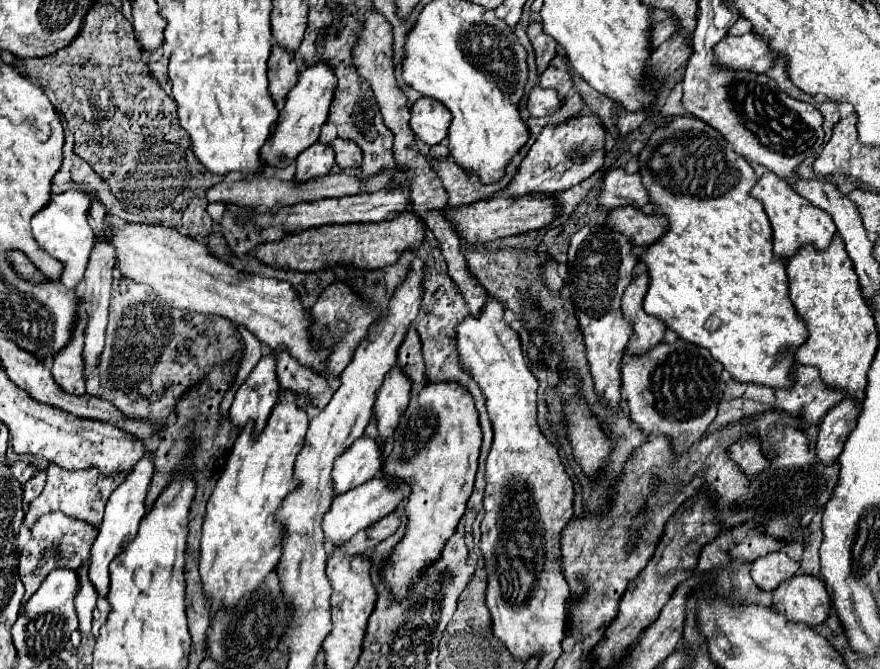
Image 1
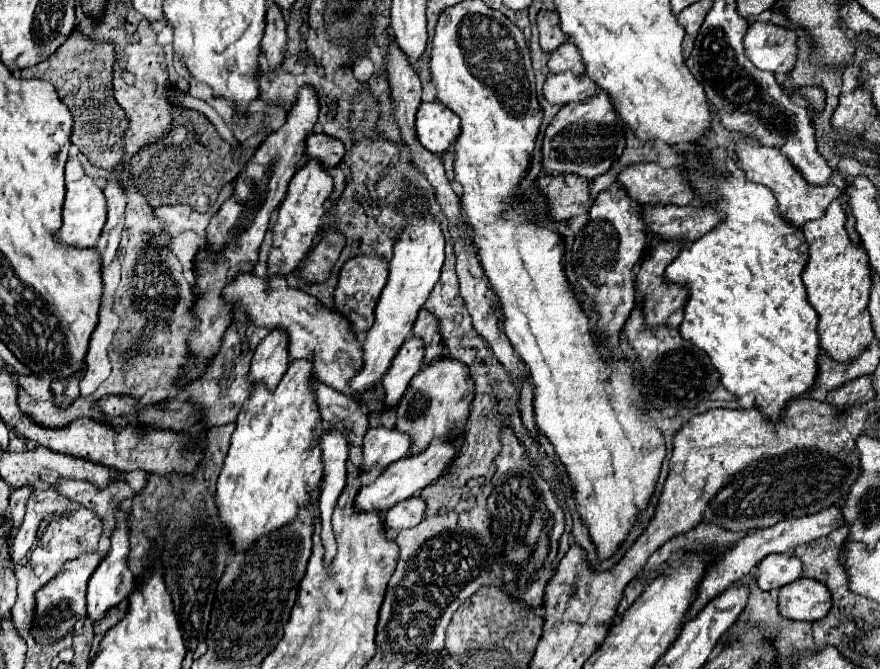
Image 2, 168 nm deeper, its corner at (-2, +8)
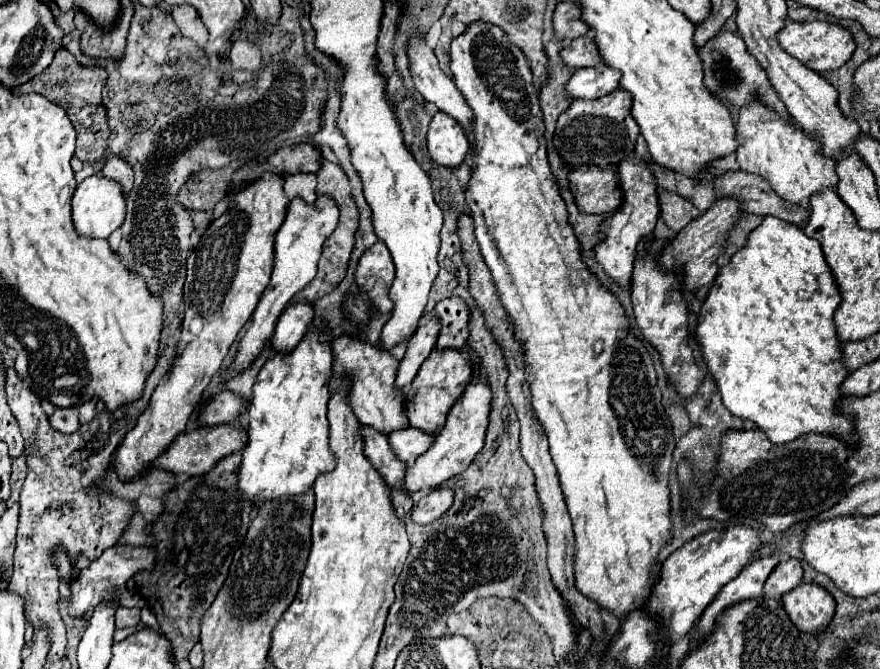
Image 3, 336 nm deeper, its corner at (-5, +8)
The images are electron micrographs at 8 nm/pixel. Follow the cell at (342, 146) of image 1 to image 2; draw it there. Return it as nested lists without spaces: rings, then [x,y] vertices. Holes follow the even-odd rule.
[[[309,134],[305,144],[307,144],[307,150],[305,150],[307,158],[309,160],[319,158],[325,168],[337,166],[345,154],[345,146],[327,134]]]

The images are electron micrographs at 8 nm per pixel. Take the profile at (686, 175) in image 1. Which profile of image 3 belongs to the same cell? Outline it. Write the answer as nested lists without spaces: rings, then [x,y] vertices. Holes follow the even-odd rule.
[[[764,216],[762,218],[762,224],[756,226],[750,234],[748,234],[748,240],[746,244],[742,246],[742,250],[738,250],[734,256],[730,256],[728,264],[720,266],[720,274],[716,276],[710,292],[708,292],[708,298],[706,302],[702,304],[702,310],[698,314],[698,320],[696,324],[692,326],[692,344],[700,350],[702,358],[704,358],[704,364],[708,366],[710,374],[714,376],[716,384],[718,384],[718,390],[722,394],[722,402],[724,406],[740,416],[740,418],[748,418],[752,420],[758,428],[762,428],[766,432],[766,436],[774,442],[774,444],[784,444],[784,442],[790,442],[802,434],[808,434],[808,432],[824,432],[824,434],[836,434],[840,436],[842,440],[846,440],[848,444],[854,444],[856,438],[852,434],[852,422],[840,414],[836,414],[836,404],[840,400],[840,390],[838,386],[842,384],[844,376],[848,376],[848,370],[840,364],[840,342],[836,338],[836,326],[834,326],[834,310],[838,308],[840,304],[840,294],[838,294],[838,288],[834,284],[834,278],[830,274],[830,268],[828,264],[824,262],[824,254],[820,250],[820,244],[818,240],[814,238],[808,238],[804,234],[804,230],[796,224],[788,224],[786,220],[780,220],[780,218],[774,218],[774,216]]]

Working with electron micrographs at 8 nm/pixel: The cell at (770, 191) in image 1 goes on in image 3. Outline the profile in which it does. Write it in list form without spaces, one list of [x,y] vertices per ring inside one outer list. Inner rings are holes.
[[[752,102],[740,110],[736,124],[738,164],[744,172],[758,174],[770,182],[778,196],[790,204],[800,204],[802,198],[810,198],[822,192],[826,186],[836,188],[840,182],[836,172],[836,160],[826,158],[820,152],[820,142],[808,138],[802,128],[786,124],[772,108],[762,102]]]

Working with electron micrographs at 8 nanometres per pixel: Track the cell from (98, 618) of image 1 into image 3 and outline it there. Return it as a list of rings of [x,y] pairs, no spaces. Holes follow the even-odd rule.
[[[118,608],[116,628],[136,628],[140,622],[140,608]]]

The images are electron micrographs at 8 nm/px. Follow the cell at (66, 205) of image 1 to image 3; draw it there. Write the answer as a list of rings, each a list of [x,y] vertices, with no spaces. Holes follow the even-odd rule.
[[[90,176],[76,186],[76,192],[72,196],[72,220],[80,236],[108,238],[122,224],[124,216],[126,216],[126,202],[116,182],[106,180],[102,176]]]

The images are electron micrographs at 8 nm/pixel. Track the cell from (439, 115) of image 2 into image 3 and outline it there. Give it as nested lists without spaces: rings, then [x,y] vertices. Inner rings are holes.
[[[436,112],[428,130],[428,152],[440,166],[458,166],[470,150],[462,126],[448,114]]]

